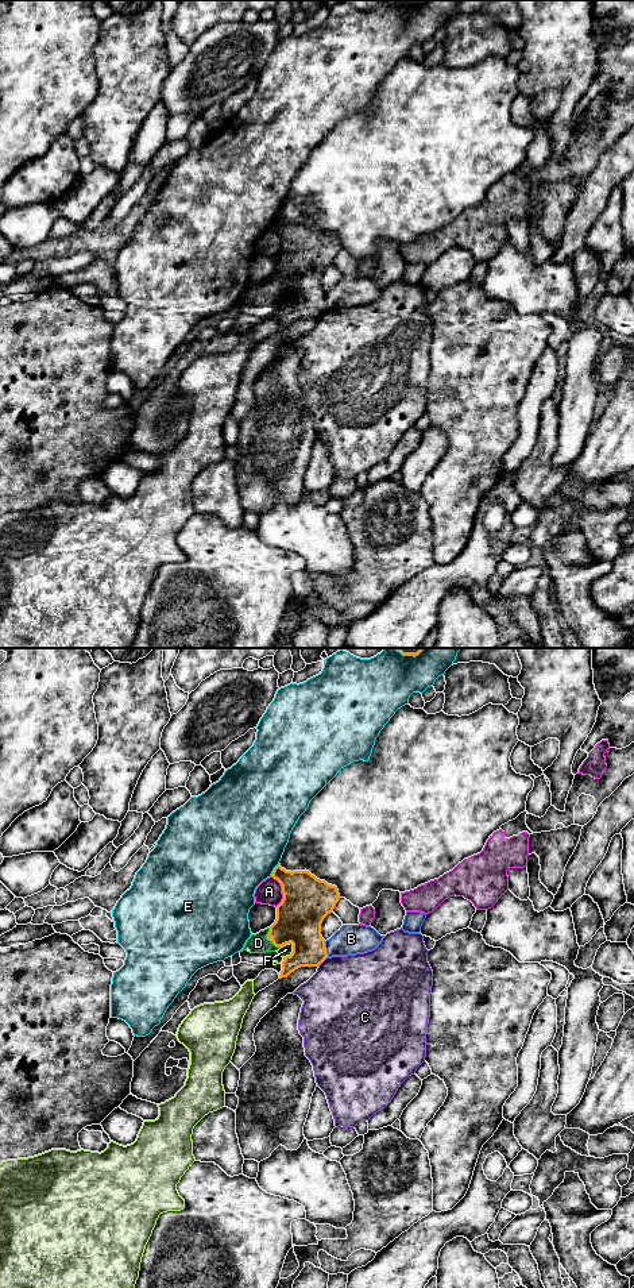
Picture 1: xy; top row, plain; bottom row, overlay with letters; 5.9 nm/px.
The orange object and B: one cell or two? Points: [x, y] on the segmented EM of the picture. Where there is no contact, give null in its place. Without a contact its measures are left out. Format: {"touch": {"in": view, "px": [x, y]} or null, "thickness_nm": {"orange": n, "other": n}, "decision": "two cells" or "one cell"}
{"touch": {"in": "xy", "px": [325, 949]}, "thickness_nm": {"orange": 280, "other": 180}, "decision": "two cells"}

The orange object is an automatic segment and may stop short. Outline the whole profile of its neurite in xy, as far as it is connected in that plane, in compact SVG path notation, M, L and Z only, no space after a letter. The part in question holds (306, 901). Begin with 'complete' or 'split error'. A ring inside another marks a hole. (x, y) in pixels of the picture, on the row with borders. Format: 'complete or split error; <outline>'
complete; M277 865L271 874L282 886L283 899L277 906L277 919L270 926L267 940L275 946L293 944L290 956L283 957L279 979L287 977L301 967L318 967L326 957L325 940L321 936L321 923L330 914L340 899L336 886L317 879L309 871L286 871Z

